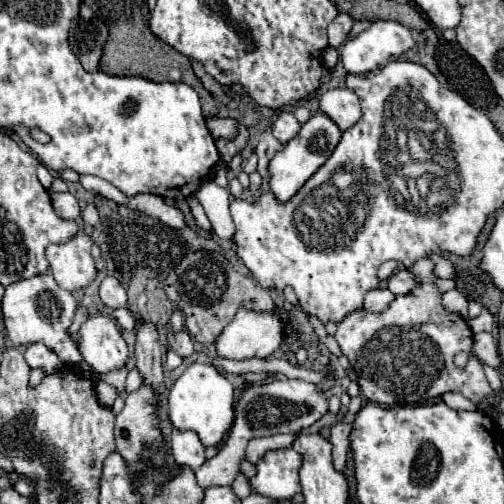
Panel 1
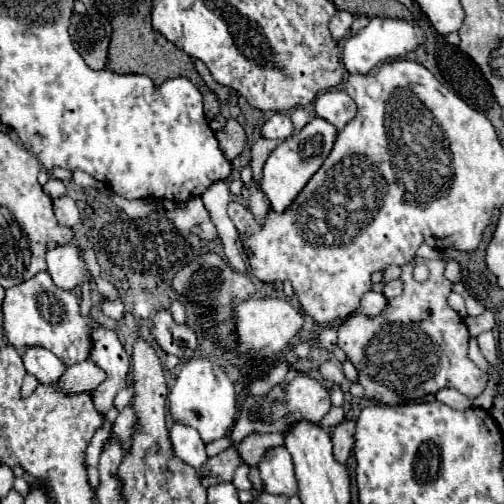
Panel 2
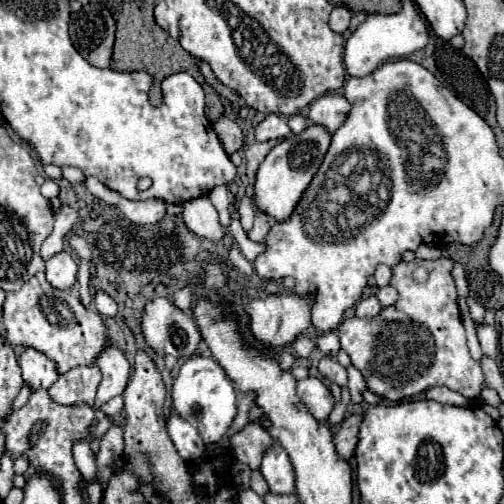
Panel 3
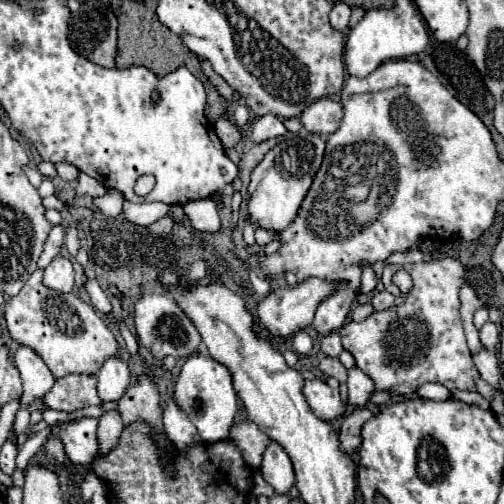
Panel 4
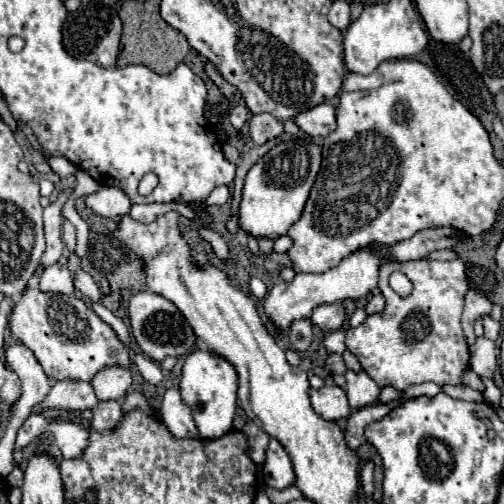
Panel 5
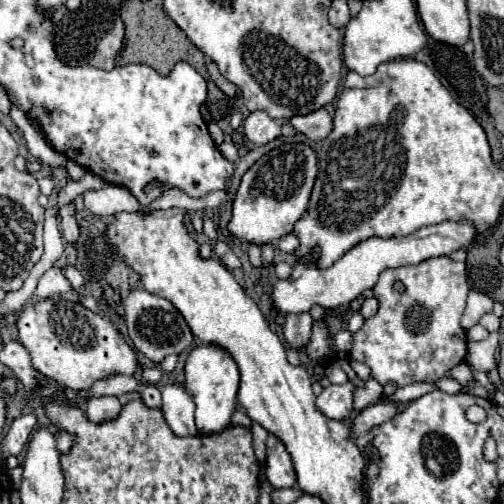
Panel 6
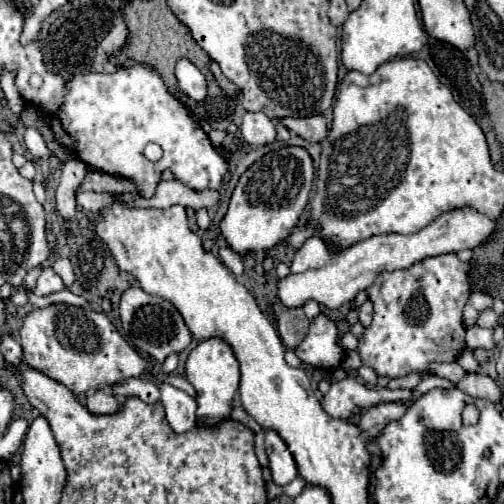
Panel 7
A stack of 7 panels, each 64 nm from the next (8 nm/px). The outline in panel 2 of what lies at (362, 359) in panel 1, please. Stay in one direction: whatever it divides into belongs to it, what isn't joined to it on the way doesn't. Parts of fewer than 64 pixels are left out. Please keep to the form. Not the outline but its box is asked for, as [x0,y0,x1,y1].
[338,258,488,404]

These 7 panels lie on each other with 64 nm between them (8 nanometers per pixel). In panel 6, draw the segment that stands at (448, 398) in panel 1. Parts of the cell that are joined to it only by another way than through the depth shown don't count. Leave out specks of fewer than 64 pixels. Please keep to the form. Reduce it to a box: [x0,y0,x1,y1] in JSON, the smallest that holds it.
[394,382,436,402]

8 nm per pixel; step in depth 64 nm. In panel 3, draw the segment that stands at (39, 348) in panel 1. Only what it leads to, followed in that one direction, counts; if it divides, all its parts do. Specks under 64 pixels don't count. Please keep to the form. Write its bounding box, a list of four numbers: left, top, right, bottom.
[20,348,58,388]

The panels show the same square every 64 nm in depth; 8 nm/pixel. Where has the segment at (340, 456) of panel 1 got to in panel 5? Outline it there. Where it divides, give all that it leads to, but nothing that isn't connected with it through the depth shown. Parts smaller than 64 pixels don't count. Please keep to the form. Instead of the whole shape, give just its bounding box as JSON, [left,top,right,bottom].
[344,404,390,450]

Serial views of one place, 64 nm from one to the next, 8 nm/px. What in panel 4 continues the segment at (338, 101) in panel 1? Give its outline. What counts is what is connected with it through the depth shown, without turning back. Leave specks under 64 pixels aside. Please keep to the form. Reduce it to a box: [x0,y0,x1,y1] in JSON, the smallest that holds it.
[300,98,342,136]

